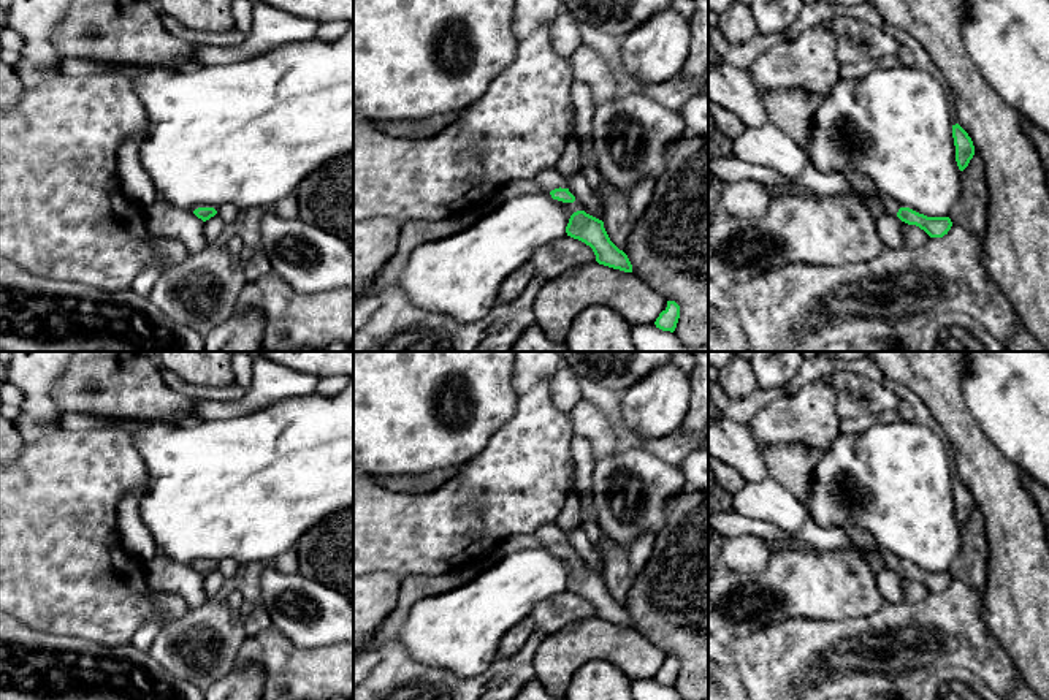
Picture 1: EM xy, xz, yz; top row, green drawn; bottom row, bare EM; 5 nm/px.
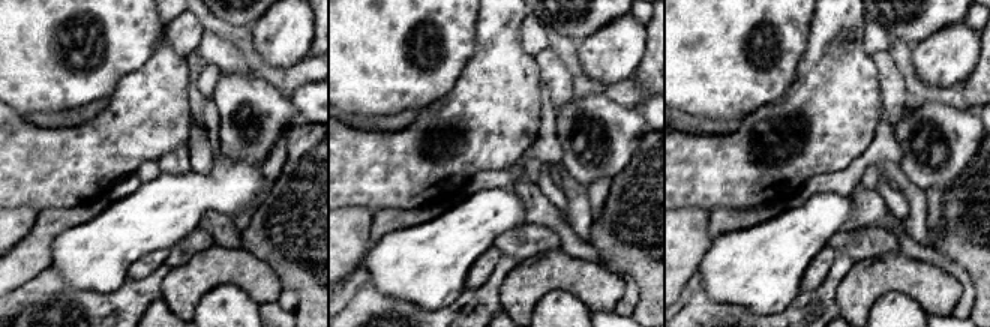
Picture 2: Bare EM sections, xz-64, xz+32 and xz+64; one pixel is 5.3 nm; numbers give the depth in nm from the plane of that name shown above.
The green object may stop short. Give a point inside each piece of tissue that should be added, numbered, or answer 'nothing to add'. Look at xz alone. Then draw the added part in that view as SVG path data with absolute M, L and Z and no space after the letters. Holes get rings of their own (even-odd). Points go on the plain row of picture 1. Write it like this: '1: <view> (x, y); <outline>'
1: xz (549, 534); M548 523L540 526L534 535L545 545L545 546L551 546L555 543L567 543L567 537L564 534L564 531L558 526L558 523Z

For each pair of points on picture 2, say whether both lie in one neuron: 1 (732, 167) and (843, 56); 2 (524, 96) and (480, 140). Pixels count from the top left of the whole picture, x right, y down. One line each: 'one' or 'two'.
1: one
2: one

